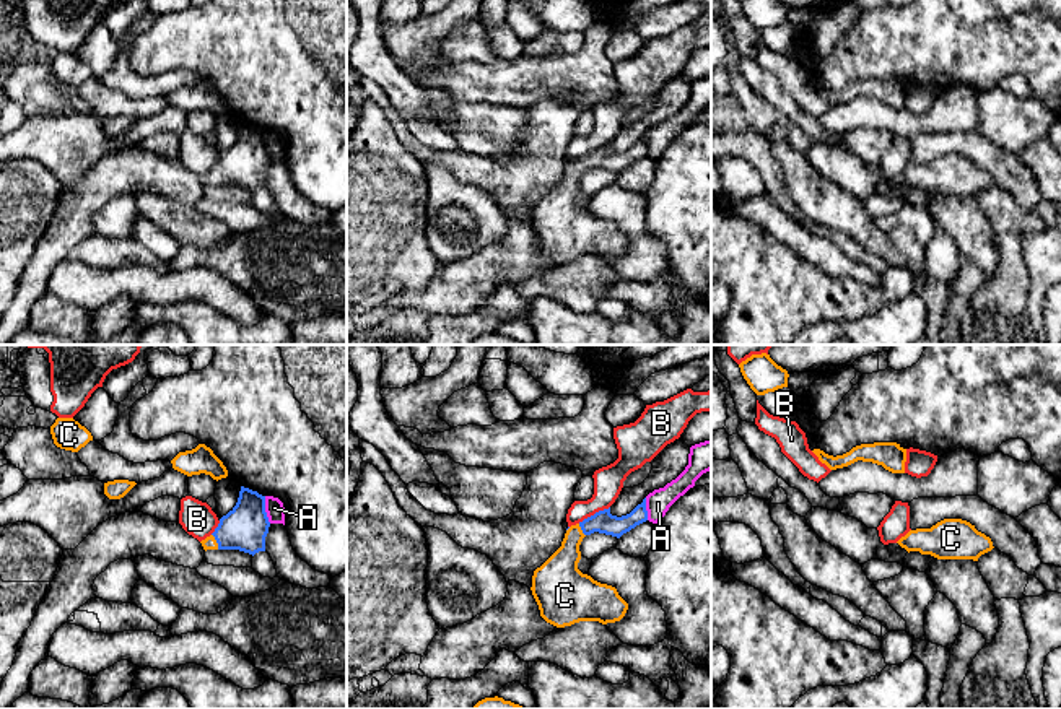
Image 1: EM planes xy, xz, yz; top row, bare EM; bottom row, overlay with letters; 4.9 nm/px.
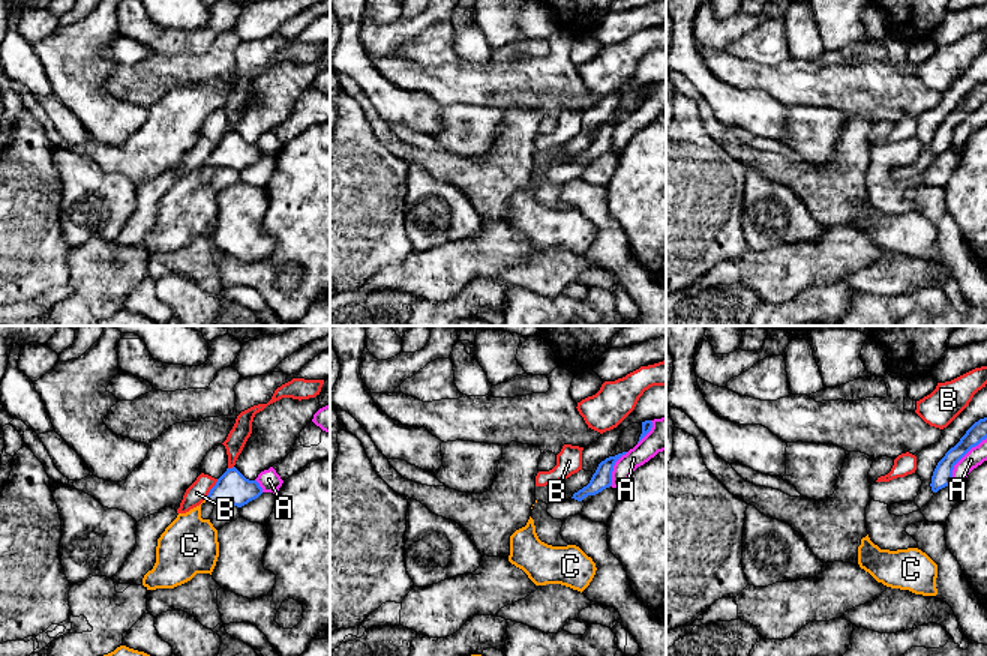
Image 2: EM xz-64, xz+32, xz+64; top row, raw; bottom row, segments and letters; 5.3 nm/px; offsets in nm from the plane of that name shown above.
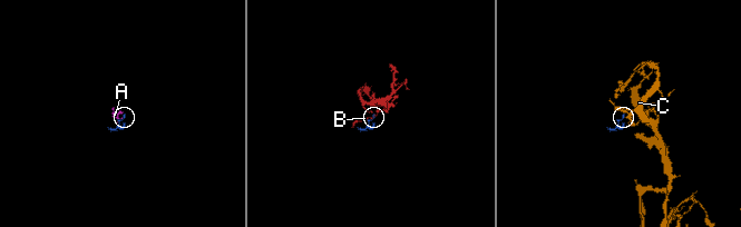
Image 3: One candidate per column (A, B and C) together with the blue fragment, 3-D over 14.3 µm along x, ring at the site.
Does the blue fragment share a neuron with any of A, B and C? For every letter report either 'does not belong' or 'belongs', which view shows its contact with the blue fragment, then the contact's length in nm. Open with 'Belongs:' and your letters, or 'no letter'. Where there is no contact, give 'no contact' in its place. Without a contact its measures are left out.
Belongs: C
A: does not belong; meets blue in xy; contact 140 nm long
B: does not belong; meets blue in xz; contact 180 nm long
C: belongs; meets blue in xy; contact 90 nm long

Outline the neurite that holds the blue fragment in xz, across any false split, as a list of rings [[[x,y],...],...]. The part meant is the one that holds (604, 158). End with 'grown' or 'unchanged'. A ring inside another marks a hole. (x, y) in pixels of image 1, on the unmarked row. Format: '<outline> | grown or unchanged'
[[[644,133],[627,151],[612,151],[609,143],[571,161],[561,182],[534,207],[530,226],[540,252],[557,263],[579,257],[599,257],[602,260],[620,257],[628,246],[628,239],[615,223],[600,220],[578,205],[579,181],[586,171],[594,167],[620,174],[646,156]]] | grown

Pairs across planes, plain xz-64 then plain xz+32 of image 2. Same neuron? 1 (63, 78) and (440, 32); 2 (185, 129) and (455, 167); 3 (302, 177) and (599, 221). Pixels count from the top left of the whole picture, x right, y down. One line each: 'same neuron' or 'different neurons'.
1: different neurons
2: same neuron
3: different neurons

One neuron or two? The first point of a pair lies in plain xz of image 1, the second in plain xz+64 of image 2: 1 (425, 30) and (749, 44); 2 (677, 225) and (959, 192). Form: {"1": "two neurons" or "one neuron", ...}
{"1": "two neurons", "2": "one neuron"}

